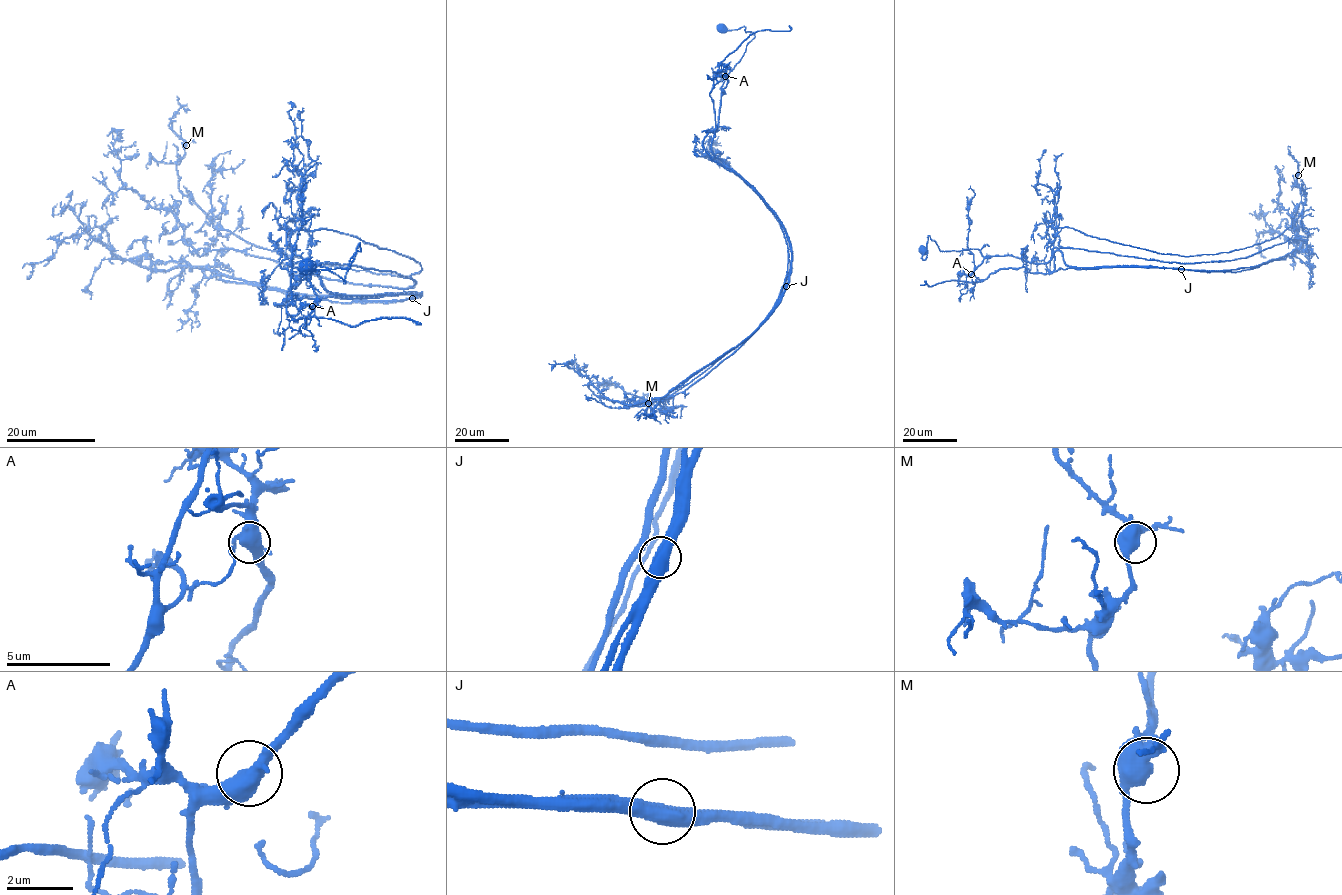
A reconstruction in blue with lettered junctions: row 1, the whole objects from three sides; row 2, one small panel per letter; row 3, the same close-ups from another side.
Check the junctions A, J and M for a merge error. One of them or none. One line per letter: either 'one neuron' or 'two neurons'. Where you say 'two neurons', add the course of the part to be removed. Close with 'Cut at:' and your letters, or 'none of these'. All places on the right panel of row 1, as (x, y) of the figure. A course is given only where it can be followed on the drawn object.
A: one neuron
J: two neurons; foreign part runs (1181, 269), (1071, 267), (1059, 251), (1045, 263), (984, 257), (940, 251), (930, 236), (925, 259), (921, 250)
M: one neuron
Cut at: J

